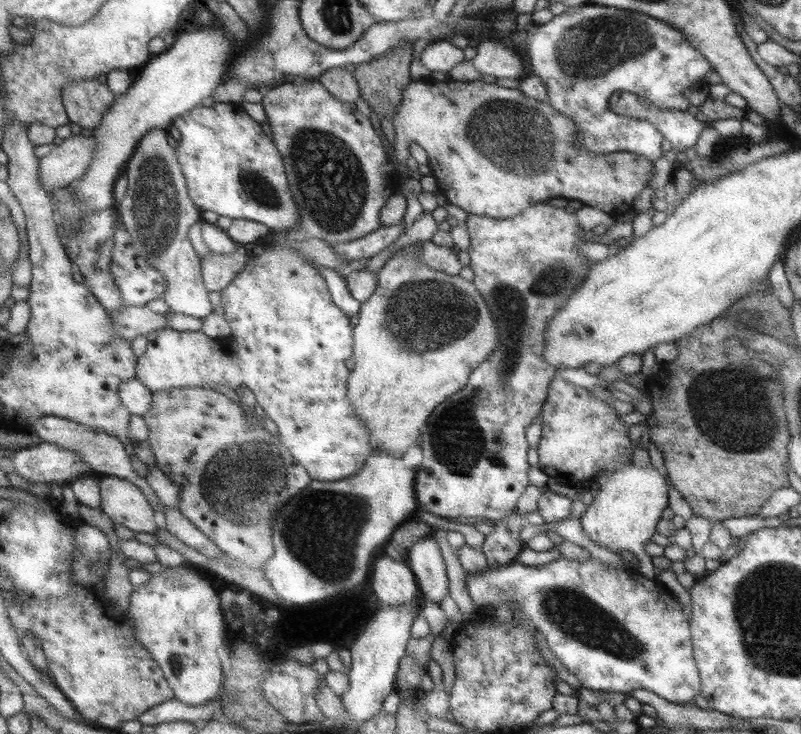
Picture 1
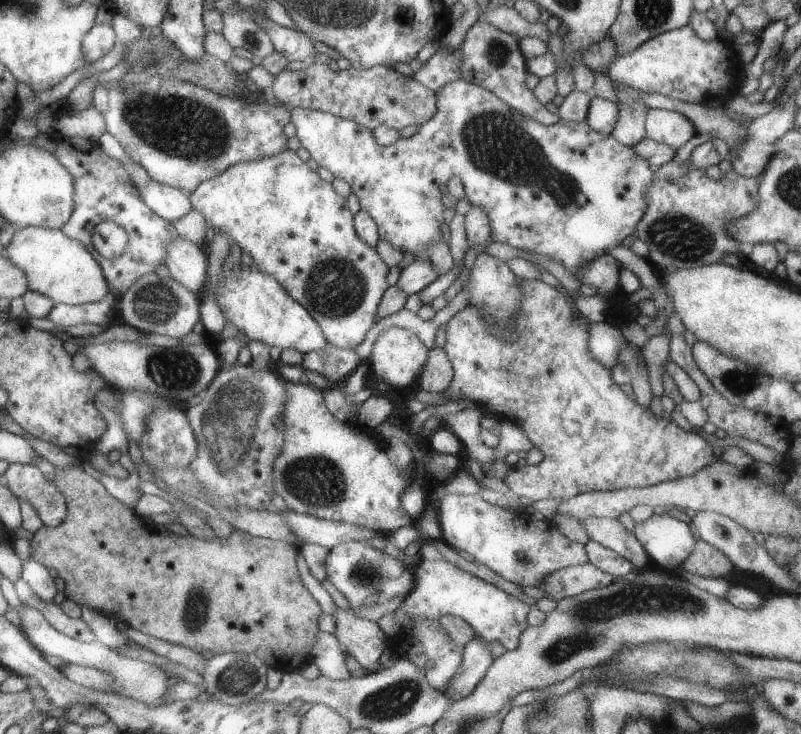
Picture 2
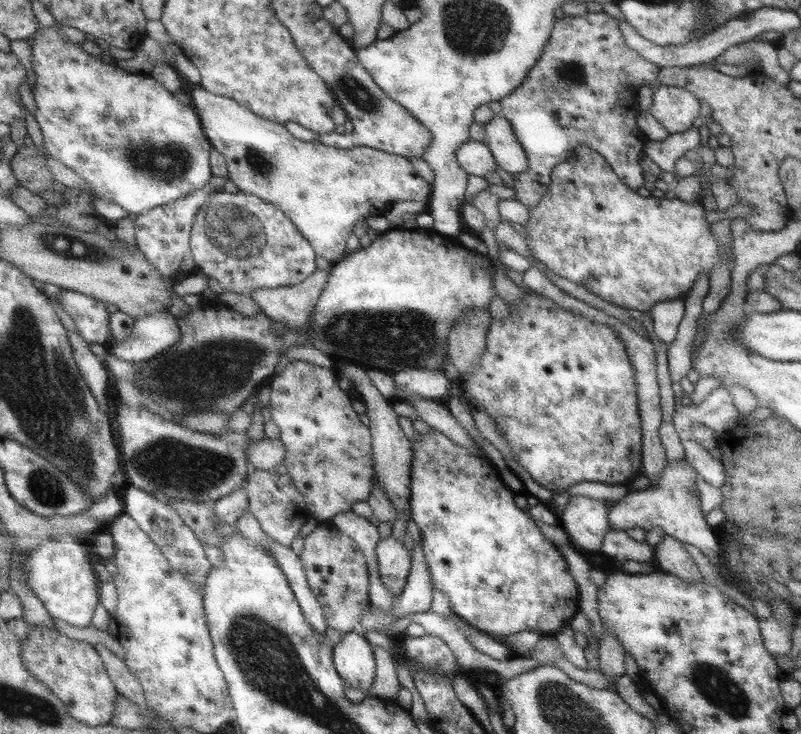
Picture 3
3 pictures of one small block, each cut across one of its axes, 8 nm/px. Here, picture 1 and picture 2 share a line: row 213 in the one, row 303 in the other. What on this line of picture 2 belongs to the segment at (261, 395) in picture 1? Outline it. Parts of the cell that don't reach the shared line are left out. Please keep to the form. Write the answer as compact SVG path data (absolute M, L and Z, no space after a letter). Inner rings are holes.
M286 148L284 152L280 152L280 154L276 154L276 156L268 156L268 158L260 158L260 160L253 160L252 162L239 162L238 164L234 164L234 166L228 168L226 172L221 172L220 176L216 176L216 178L212 178L212 180L201 182L196 190L191 192L190 200L193 209L204 214L206 222L214 232L226 235L228 240L231 243L236 243L242 252L250 254L252 260L254 260L254 266L258 268L260 272L266 272L266 274L272 276L297 303L300 303L310 312L310 316L312 316L320 325L320 328L322 328L324 338L328 340L330 347L355 349L358 344L364 342L368 330L370 330L372 325L376 322L378 306L380 306L382 297L389 287L386 281L386 274L388 274L389 267L378 255L376 248L368 246L368 244L366 244L364 240L360 240L360 236L356 234L354 215L348 208L347 198L338 194L332 187L332 183L324 181L316 171L310 169L308 165L306 165L306 162L300 159L296 151Z

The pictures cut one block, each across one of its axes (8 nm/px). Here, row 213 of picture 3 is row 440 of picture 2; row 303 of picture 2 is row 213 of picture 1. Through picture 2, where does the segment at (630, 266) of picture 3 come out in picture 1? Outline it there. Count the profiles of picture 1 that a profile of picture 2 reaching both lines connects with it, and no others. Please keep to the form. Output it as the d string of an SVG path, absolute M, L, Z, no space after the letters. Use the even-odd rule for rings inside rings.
M539 203L527 207L524 211L520 212L520 214L505 219L468 214L468 220L466 220L465 225L471 240L468 252L470 253L469 266L475 274L473 283L476 288L478 288L478 292L484 296L484 300L486 300L490 312L494 314L494 322L496 322L498 332L500 332L500 343L498 343L498 347L492 351L490 357L484 359L484 362L476 365L474 371L470 373L468 384L459 391L456 391L452 396L448 396L448 399L441 402L428 418L426 428L421 435L420 447L423 451L424 460L422 460L422 465L416 470L416 500L418 500L418 506L420 506L423 511L426 510L436 516L446 519L456 518L458 516L470 516L470 518L473 519L489 518L490 520L500 520L510 515L510 512L517 508L516 502L518 497L524 492L526 487L530 485L528 480L528 450L530 447L526 438L526 429L540 418L543 405L548 399L550 382L552 382L554 376L556 376L557 368L550 366L550 364L542 358L542 351L544 351L544 329L546 329L548 321L556 316L556 311L568 301L568 297L572 295L572 291L586 279L586 275L588 275L588 271L590 271L590 267L592 267L592 262L590 258L586 258L586 256L580 252L580 243L584 243L584 241L588 240L584 237L586 230L578 224L578 218L576 218L575 214L566 212L564 208L555 208L547 203Z

